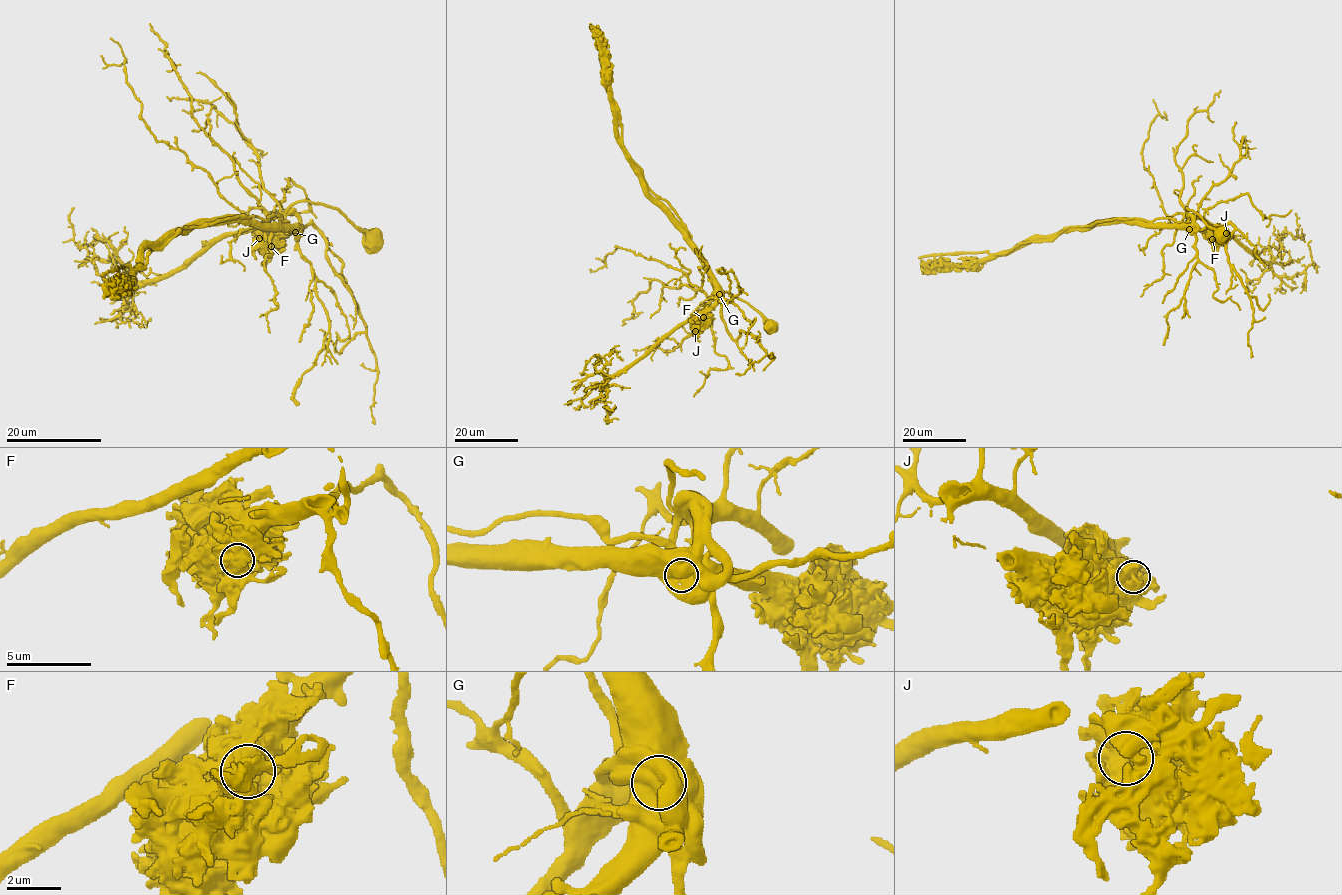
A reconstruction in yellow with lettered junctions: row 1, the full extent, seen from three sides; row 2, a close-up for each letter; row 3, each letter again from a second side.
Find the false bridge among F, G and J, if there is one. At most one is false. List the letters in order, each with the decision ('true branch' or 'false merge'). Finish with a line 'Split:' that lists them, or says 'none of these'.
F: true branch
G: false merge
J: true branch
Split: G

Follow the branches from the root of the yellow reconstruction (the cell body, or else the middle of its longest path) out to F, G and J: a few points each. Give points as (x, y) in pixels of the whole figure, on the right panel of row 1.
F: (1220, 233), (1187, 208), (1193, 224), (1212, 239)
G: (1220, 233), (1187, 208), (1189, 229)
J: (1220, 233), (1187, 208), (1196, 227), (1221, 229), (1226, 233)

